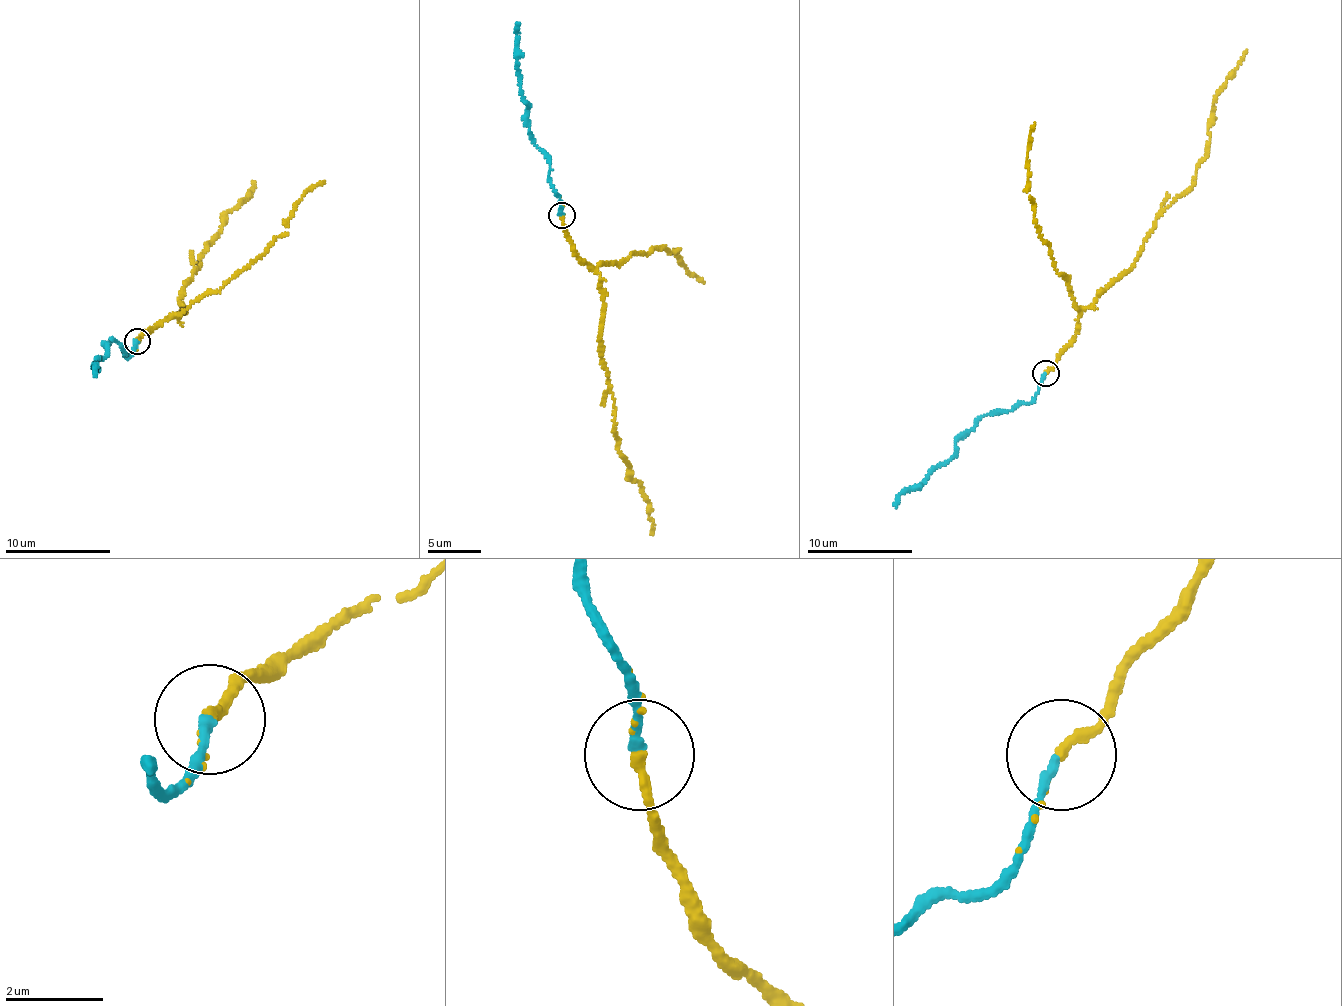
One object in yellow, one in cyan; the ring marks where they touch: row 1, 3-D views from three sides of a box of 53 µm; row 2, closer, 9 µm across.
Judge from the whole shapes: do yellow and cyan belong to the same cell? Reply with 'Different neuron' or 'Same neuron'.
Same neuron

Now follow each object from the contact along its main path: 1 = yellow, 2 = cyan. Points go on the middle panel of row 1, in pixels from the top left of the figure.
1: (561, 215), (576, 252), (599, 276), (598, 336), (614, 400), (615, 446), (639, 483), (652, 534)
2: (561, 215), (550, 158), (537, 145), (529, 130), (529, 112), (520, 91), (517, 23)

